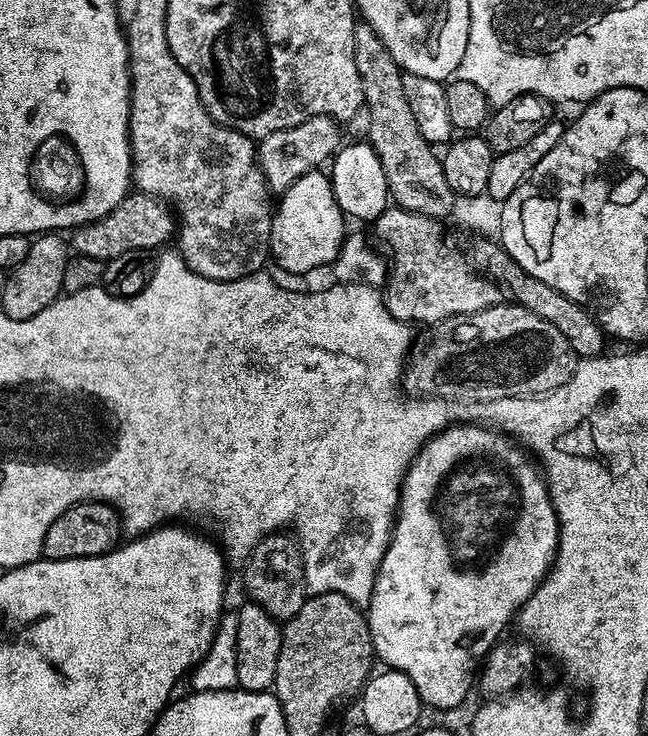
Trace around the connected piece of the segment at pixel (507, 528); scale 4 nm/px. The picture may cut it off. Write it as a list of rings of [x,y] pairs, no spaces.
[[[459,422],[453,423],[451,426],[444,429],[443,432],[432,437],[431,440],[427,440],[424,443],[424,447],[420,452],[412,459],[412,466],[404,474],[404,483],[400,486],[400,506],[396,513],[396,519],[394,521],[394,527],[392,529],[392,541],[388,543],[388,548],[384,552],[382,562],[378,566],[376,571],[376,581],[374,582],[374,594],[372,595],[372,601],[366,605],[366,619],[368,622],[368,629],[372,635],[372,650],[377,657],[380,656],[385,660],[387,667],[394,672],[401,672],[406,674],[406,678],[410,678],[410,682],[414,682],[414,690],[418,690],[420,695],[421,705],[427,707],[436,708],[457,708],[465,703],[463,701],[468,696],[468,691],[473,691],[474,677],[478,672],[478,662],[483,661],[488,652],[494,645],[505,635],[504,627],[508,623],[513,623],[514,617],[519,613],[520,607],[526,603],[534,594],[534,590],[537,586],[544,581],[544,575],[548,573],[549,568],[552,567],[553,560],[556,559],[556,549],[560,546],[560,523],[556,521],[556,511],[552,505],[552,499],[548,494],[548,485],[546,483],[546,477],[538,467],[537,461],[530,458],[529,453],[525,451],[523,447],[517,441],[499,433],[495,428],[491,426],[484,426],[485,428],[479,428],[476,424],[459,424]]]

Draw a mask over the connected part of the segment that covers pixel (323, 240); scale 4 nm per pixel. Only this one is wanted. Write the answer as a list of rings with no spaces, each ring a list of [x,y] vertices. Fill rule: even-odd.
[[[323,171],[302,174],[279,197],[272,213],[270,226],[271,259],[284,272],[304,276],[315,268],[327,269],[336,261],[346,235],[346,217],[334,198],[332,181]]]

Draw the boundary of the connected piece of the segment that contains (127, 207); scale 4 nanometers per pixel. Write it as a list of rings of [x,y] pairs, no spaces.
[[[139,190],[129,191],[126,198],[122,198],[122,202],[118,202],[118,206],[114,206],[114,210],[110,210],[110,214],[106,214],[102,218],[98,218],[89,224],[81,224],[75,229],[70,236],[70,244],[79,255],[89,256],[90,258],[98,258],[102,261],[113,260],[122,254],[132,252],[133,250],[160,250],[165,247],[164,244],[173,239],[174,233],[178,227],[178,221],[169,205],[161,200],[158,196],[147,196]]]

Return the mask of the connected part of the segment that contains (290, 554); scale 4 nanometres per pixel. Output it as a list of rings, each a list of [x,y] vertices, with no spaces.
[[[273,534],[258,542],[243,568],[244,588],[252,595],[251,603],[262,606],[262,610],[281,622],[287,622],[302,610],[306,599],[304,557],[301,545],[291,535]]]

